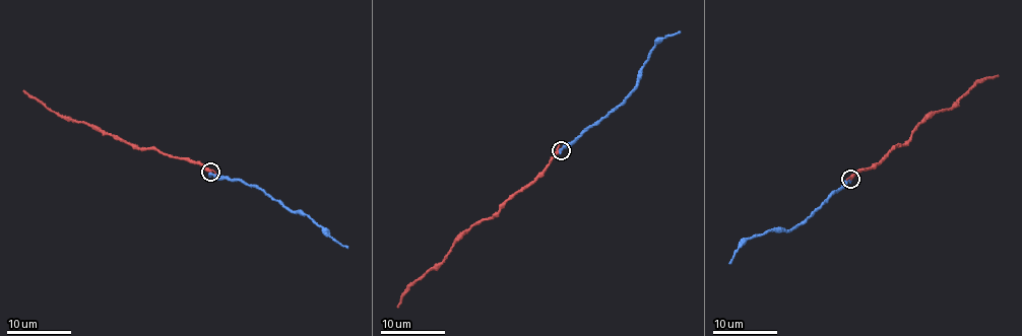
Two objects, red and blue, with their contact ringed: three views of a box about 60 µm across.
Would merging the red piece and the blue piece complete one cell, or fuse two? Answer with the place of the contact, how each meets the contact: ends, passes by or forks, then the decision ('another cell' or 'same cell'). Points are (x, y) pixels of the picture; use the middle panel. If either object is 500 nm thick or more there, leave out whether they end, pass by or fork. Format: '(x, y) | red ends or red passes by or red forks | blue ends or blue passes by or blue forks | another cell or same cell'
(561, 150) | red ends | blue ends | same cell

